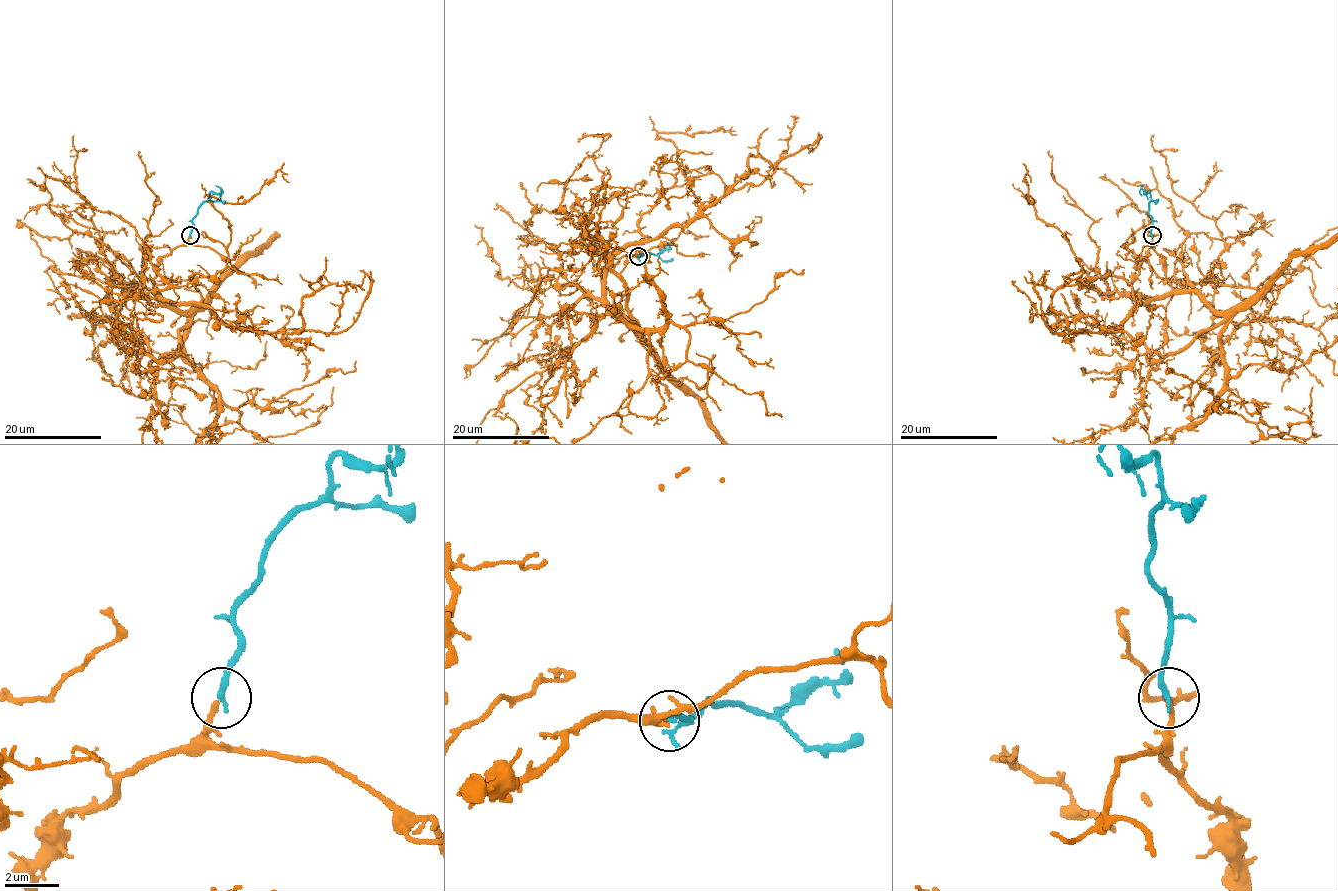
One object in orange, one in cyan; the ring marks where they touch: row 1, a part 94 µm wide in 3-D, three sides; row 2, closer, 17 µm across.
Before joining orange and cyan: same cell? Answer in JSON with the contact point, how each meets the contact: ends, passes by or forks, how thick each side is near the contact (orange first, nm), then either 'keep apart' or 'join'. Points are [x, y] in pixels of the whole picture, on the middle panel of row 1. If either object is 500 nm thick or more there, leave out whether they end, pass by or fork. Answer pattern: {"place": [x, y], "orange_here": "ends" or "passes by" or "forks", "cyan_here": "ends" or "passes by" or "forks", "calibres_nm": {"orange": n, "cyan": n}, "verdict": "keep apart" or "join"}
{"place": [638, 256], "orange_here": "passes by", "cyan_here": "ends", "calibres_nm": {"orange": 140, "cyan": 240}, "verdict": "join"}

